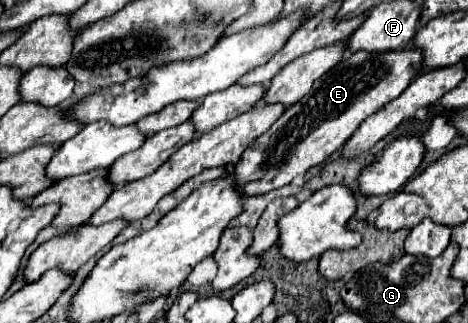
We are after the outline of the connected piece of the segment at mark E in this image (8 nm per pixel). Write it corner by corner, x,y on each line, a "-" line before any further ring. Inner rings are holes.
416,47
382,53
356,51
346,55
344,61
314,83
304,99
290,105
284,115
244,151
240,163
234,167
236,177
240,177
240,181
236,181
240,193
246,197
264,195
288,185
296,175
306,175
308,169
322,165
344,145
344,141
348,141
348,137
352,137
366,117
404,93
420,73
422,53

